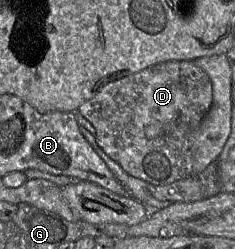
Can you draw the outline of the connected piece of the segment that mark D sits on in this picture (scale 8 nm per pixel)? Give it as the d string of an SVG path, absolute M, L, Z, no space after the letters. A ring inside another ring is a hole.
M170 60L107 83L77 110L95 127L95 139L105 153L130 175L162 185L191 175L194 130L212 100L211 79L194 60ZM152 121L161 122L165 133L150 139L144 129Z

